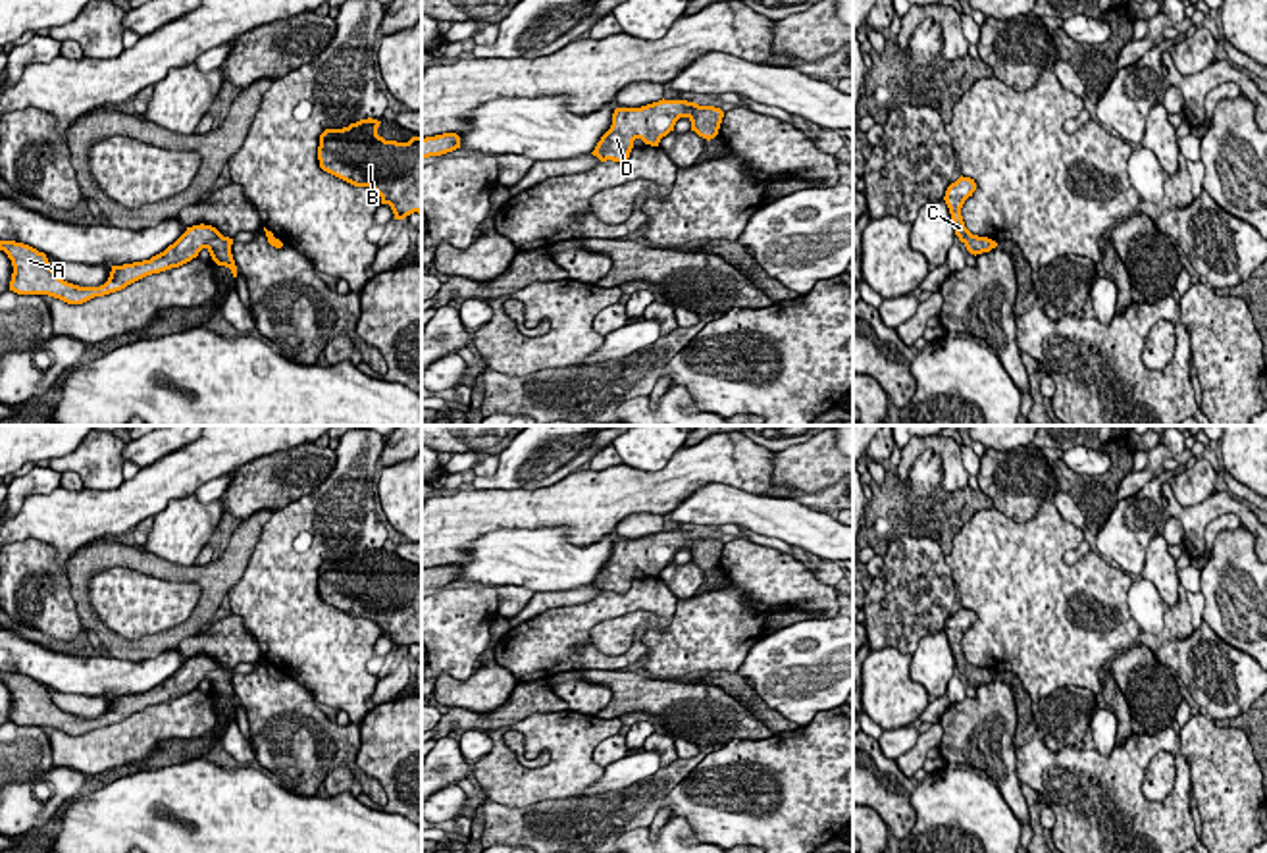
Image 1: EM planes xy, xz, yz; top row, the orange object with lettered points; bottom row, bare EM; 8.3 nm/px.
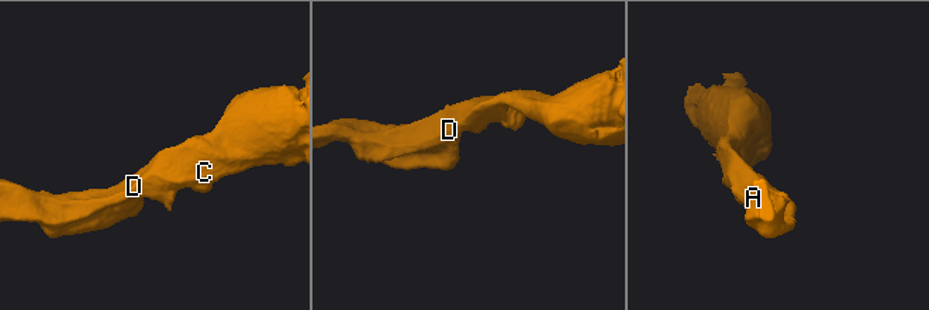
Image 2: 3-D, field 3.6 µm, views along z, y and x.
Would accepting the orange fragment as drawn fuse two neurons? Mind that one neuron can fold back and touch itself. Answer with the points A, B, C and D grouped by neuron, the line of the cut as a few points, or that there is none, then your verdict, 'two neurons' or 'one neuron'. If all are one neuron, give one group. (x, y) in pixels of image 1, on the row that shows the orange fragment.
A B C D | no cut | one neuron

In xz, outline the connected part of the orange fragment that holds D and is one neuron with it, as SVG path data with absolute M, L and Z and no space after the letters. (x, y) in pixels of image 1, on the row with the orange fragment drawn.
M664 98L641 108L616 108L610 129L591 154L601 162L628 162L635 139L659 146L660 139L674 131L680 117L687 117L691 131L711 141L718 135L724 112L714 106Z

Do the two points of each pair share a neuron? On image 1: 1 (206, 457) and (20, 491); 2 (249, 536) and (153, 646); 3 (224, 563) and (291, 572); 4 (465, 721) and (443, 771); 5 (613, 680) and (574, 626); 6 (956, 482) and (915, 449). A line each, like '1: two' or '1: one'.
1: two
2: one
3: two
4: two
5: two
6: one

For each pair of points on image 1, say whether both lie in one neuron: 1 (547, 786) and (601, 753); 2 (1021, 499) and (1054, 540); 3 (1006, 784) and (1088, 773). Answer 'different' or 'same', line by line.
1: different
2: different
3: different

